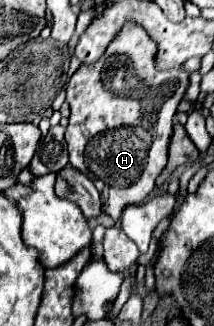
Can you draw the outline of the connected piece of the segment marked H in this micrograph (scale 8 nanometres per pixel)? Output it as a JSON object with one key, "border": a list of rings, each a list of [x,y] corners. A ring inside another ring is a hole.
{"border":[[[124,25],[116,43],[108,47],[108,57],[96,61],[96,65],[82,65],[72,79],[68,81],[66,101],[70,103],[72,115],[66,127],[66,143],[70,153],[70,165],[82,171],[100,191],[102,197],[102,213],[110,215],[116,223],[120,221],[120,213],[126,205],[142,203],[146,195],[154,189],[156,177],[166,167],[166,153],[168,153],[168,135],[172,133],[174,113],[178,103],[184,97],[188,87],[188,73],[186,71],[158,71],[154,65],[156,43],[140,29],[138,25]],[[154,91],[154,105],[148,105],[148,97]],[[120,127],[128,127],[126,133],[118,133]],[[116,129],[116,135],[100,135],[106,131]]]}

